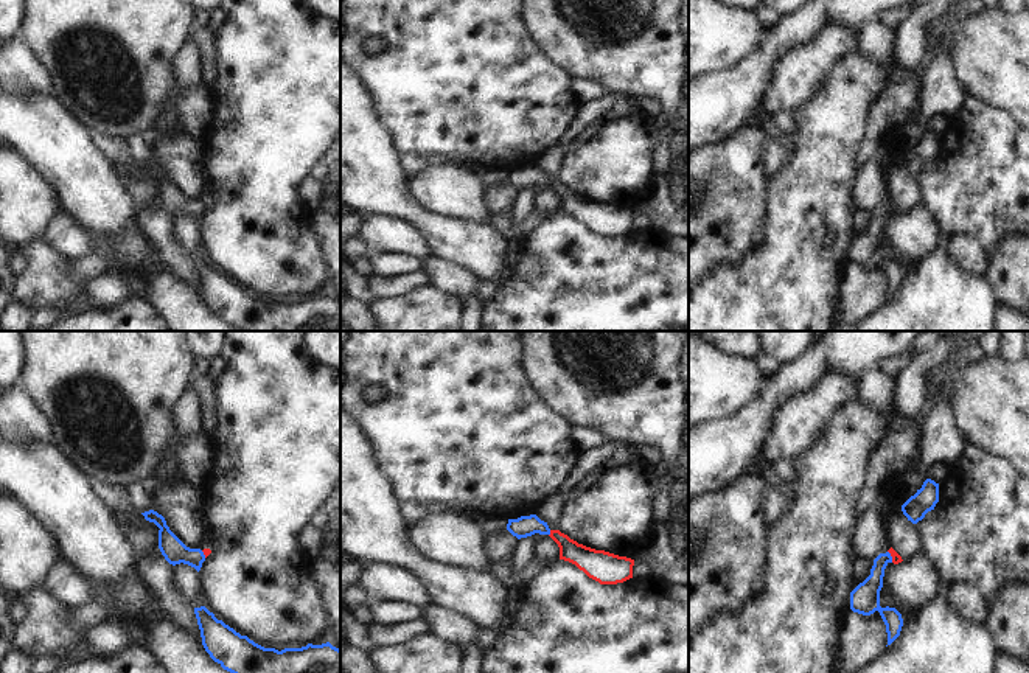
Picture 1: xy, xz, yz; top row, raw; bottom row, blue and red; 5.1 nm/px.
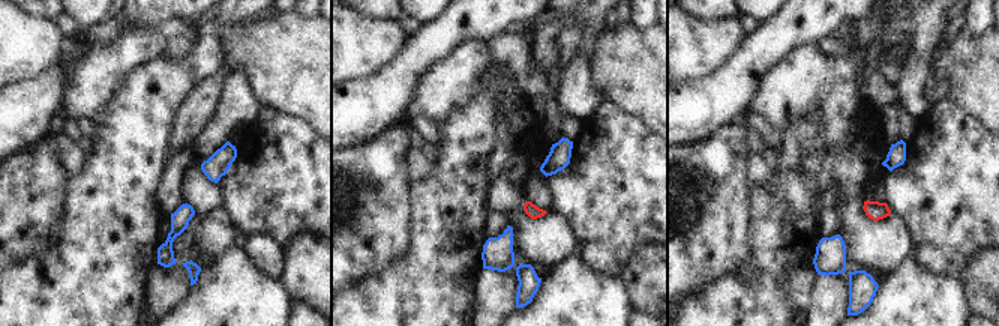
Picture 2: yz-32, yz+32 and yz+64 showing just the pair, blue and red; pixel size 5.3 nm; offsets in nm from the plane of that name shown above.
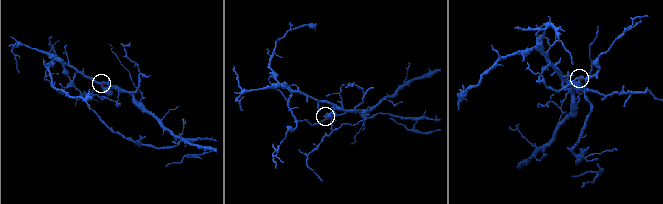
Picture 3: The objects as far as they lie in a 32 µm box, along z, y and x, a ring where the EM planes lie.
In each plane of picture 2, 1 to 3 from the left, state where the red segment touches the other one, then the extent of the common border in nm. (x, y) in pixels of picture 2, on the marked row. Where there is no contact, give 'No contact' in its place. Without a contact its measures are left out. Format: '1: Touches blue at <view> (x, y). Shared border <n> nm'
1: No contact
2: No contact
3: No contact

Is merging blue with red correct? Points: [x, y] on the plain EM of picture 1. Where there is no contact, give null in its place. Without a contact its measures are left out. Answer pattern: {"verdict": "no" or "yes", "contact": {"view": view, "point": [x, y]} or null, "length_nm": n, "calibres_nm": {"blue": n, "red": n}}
{"verdict": "no", "contact": {"view": "xz", "point": [549, 185]}, "length_nm": 30, "calibres_nm": {"blue": 110, "red": 130}}

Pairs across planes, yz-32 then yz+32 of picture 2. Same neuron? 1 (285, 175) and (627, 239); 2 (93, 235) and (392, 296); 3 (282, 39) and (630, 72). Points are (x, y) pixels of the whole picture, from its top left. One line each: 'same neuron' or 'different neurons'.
1: same neuron
2: same neuron
3: same neuron

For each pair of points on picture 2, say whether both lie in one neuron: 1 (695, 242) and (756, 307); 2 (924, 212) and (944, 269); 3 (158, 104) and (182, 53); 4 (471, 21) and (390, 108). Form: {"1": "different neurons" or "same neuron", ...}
{"1": "different neurons", "2": "different neurons", "3": "different neurons", "4": "same neuron"}

